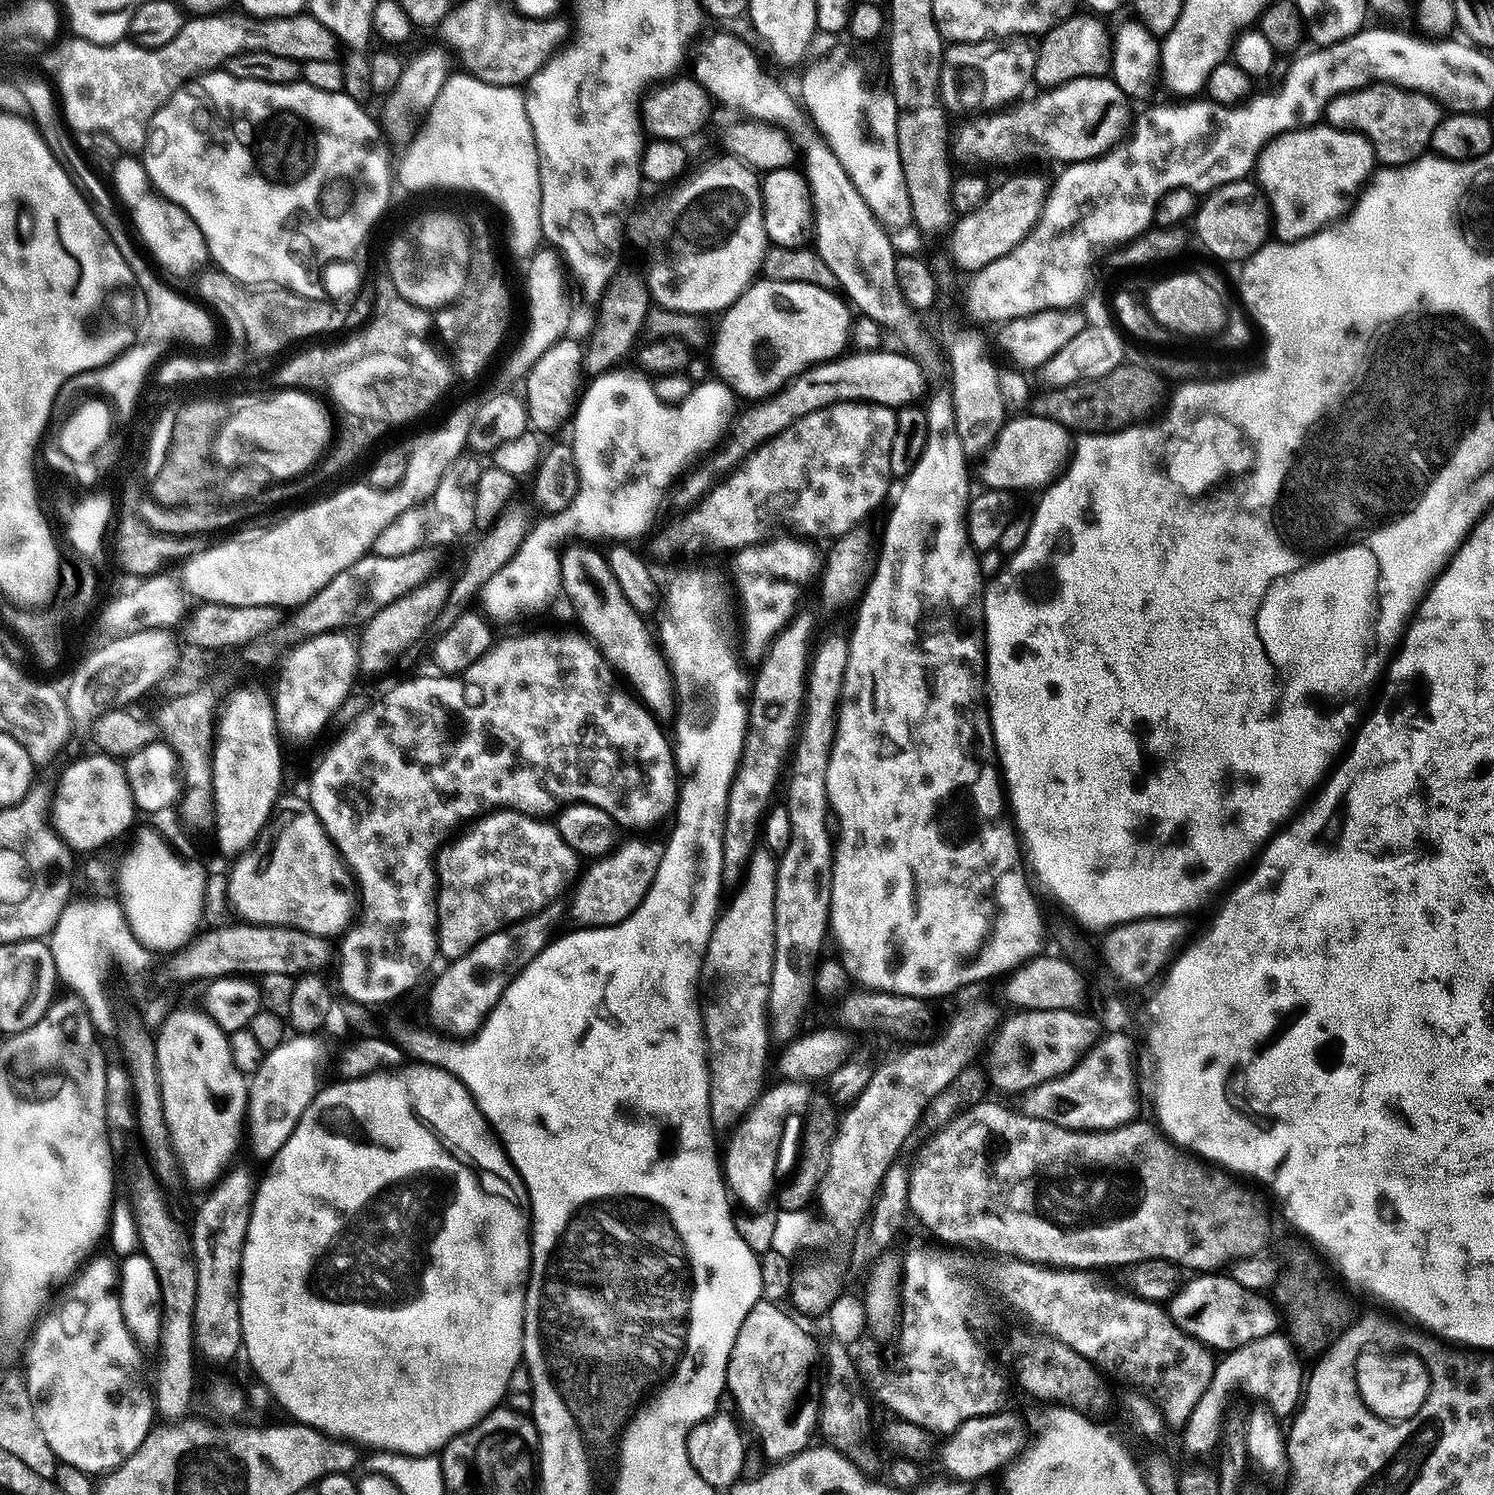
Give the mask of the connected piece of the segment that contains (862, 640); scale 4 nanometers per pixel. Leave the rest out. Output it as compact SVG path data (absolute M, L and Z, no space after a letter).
M934 402L926 408L928 414L928 441L924 444L923 454L916 461L916 465L903 477L900 493L896 496L896 501L892 504L892 513L888 516L888 521L884 524L884 541L879 541L878 555L874 560L874 571L872 579L869 580L863 596L858 601L860 613L856 616L856 625L852 628L852 636L847 637L848 657L846 658L846 672L844 681L840 686L840 700L838 711L835 716L836 732L832 735L832 746L828 751L828 765L826 766L825 782L826 794L828 795L828 807L831 815L834 817L834 847L832 850L832 885L830 886L830 910L828 911L828 923L830 925L831 939L836 939L836 948L840 951L838 956L839 963L844 965L848 971L849 977L853 981L860 983L859 987L873 992L893 992L903 996L922 996L933 998L932 996L948 996L951 992L956 992L959 988L964 988L967 984L976 984L979 980L988 980L991 976L1003 977L1013 970L1025 964L1033 956L1039 956L1045 951L1044 948L1044 916L1040 913L1040 904L1036 901L1036 896L1032 893L1032 888L1028 885L1028 876L1024 873L1024 860L1020 857L1021 841L1018 838L1017 829L1013 821L1008 821L1008 816L1004 813L1006 810L1006 788L1002 783L1002 769L998 763L996 755L996 739L992 733L992 719L988 716L988 705L986 703L986 641L984 639L984 589L986 587L986 577L980 568L980 557L975 548L972 547L972 541L968 537L968 505L970 503L970 491L968 492L968 464L969 457L964 455L962 442L956 433L956 423L954 422L954 412L949 403Z

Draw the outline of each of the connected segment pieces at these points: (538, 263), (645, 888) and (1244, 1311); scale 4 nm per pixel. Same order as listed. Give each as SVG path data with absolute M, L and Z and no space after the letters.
M544 246L531 254L528 264L528 329L520 340L520 345L508 356L504 364L504 376L508 380L523 381L528 372L565 335L572 320L572 300L568 297L568 284L564 281L562 256L555 247Z
M638 840L619 845L607 858L597 859L575 881L571 889L573 925L582 928L612 928L621 924L646 898L660 865L661 853Z
M1196 1274L1172 1297L1170 1311L1172 1320L1184 1332L1192 1333L1213 1349L1231 1350L1251 1340L1271 1336L1279 1324L1281 1327L1282 1316L1280 1318L1275 1306L1264 1296L1267 1295L1263 1291L1242 1286L1228 1274Z

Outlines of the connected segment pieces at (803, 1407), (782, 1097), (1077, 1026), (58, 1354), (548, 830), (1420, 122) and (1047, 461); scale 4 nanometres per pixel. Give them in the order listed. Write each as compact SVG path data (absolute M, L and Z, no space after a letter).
M762 1298L750 1310L750 1314L746 1314L746 1322L742 1322L742 1330L738 1330L738 1338L734 1338L734 1350L730 1350L730 1362L728 1363L728 1383L726 1385L727 1391L732 1392L732 1396L736 1399L736 1404L740 1407L739 1415L746 1419L752 1420L752 1424L756 1427L756 1432L760 1435L760 1444L764 1447L764 1452L769 1456L769 1461L779 1462L787 1459L789 1456L798 1454L803 1448L809 1447L813 1443L812 1435L817 1435L818 1425L821 1414L821 1391L822 1391L822 1376L816 1373L816 1363L820 1360L820 1348L816 1345L816 1340L795 1320L795 1315L787 1316L786 1313L780 1309L779 1303Z
M800 1080L781 1082L765 1087L754 1106L744 1115L743 1120L733 1129L728 1142L728 1154L722 1158L722 1171L733 1197L738 1196L745 1209L756 1210L759 1204L768 1200L768 1195L777 1187L776 1184L776 1151L780 1148L780 1135L784 1132L784 1123L794 1112L803 1113L809 1107L807 1083Z
M1077 1010L1017 1011L999 1025L992 1046L992 1065L986 1068L991 1087L1000 1092L1024 1092L1066 1075L1102 1039L1099 1019Z
M91 1259L71 1281L68 1297L40 1321L31 1369L32 1396L53 1454L59 1463L89 1474L102 1474L116 1468L142 1444L154 1427L154 1396L149 1385L148 1388L144 1385L144 1372L140 1369L142 1348L122 1318L117 1265L96 1259Z
M497 810L493 813L485 815L466 836L462 837L457 844L447 848L439 855L438 858L438 929L436 938L438 943L438 952L445 961L451 962L457 960L462 954L466 954L478 942L482 942L482 938L486 938L490 934L507 929L508 925L516 924L519 920L527 920L528 917L534 916L545 911L547 904L552 904L560 895L569 891L570 885L577 879L578 868L576 872L576 860L578 861L578 853L570 847L562 838L560 831L556 829L555 823L549 822L544 818L527 816L521 812L510 812L507 810Z
M1368 84L1364 88L1335 96L1325 106L1323 119L1333 128L1359 132L1371 142L1372 151L1381 165L1395 166L1409 164L1429 151L1442 112L1436 101L1423 92L1409 92L1395 84Z
M1031 414L1017 415L1005 423L995 444L983 459L982 476L987 489L1002 488L1021 490L1037 488L1043 490L1063 473L1074 452L1074 436L1050 418Z

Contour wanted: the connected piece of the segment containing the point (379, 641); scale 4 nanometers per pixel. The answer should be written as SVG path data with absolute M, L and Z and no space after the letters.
M441 578L427 580L422 586L407 592L402 598L390 602L385 608L377 608L367 617L368 625L364 628L364 633L358 636L358 668L361 673L369 672L376 676L379 672L384 672L403 652L408 652L424 635L428 632L428 627L440 616L440 611L444 608L444 603L448 600L448 584Z

